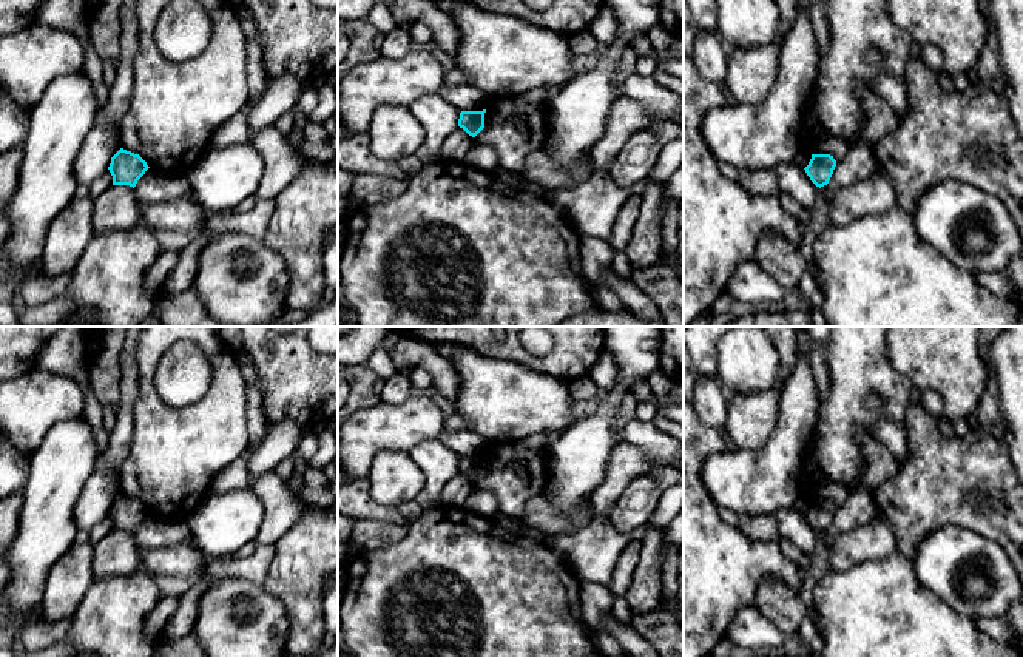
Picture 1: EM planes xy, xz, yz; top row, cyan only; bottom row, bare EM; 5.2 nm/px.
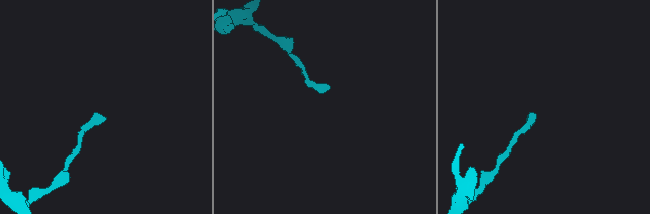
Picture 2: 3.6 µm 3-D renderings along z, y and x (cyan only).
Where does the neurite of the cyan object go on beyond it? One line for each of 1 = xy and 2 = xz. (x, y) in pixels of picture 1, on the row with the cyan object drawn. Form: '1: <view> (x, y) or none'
1: none
2: none

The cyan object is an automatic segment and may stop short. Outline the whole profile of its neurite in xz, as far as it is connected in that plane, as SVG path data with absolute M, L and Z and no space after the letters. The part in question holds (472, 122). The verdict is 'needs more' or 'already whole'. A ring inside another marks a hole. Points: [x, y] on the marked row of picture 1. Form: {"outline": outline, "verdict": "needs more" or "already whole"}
{"outline": "M486 110L461 111L458 126L463 128L469 136L475 137L484 128L484 113Z", "verdict": "already whole"}

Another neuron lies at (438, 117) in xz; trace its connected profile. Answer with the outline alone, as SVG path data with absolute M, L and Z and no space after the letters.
M437 93L417 97L409 110L424 128L424 143L415 153L423 163L440 160L443 140L458 128L460 110Z

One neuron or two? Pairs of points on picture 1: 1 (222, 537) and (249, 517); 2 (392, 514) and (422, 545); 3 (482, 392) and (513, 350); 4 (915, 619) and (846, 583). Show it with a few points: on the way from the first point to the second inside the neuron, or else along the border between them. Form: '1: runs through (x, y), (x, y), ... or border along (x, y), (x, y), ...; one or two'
1: runs through (229, 531), (243, 517); one
2: border along (425, 509), (408, 525); two
3: border along (471, 347), (482, 355), (516, 361), (539, 372); two
4: runs through (898, 614), (877, 614), (863, 600); one

